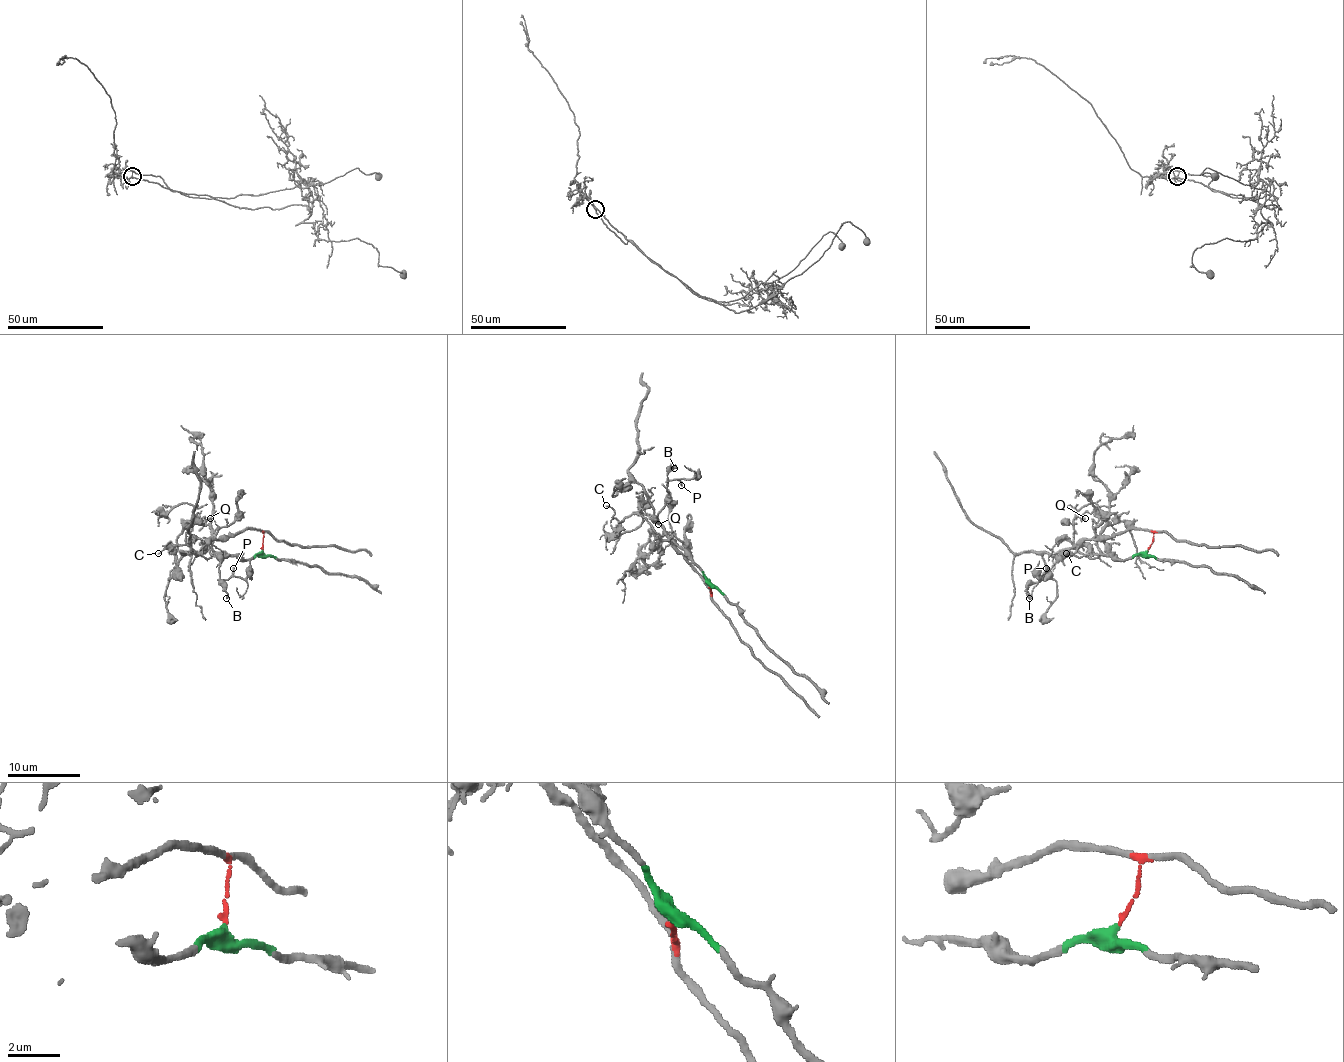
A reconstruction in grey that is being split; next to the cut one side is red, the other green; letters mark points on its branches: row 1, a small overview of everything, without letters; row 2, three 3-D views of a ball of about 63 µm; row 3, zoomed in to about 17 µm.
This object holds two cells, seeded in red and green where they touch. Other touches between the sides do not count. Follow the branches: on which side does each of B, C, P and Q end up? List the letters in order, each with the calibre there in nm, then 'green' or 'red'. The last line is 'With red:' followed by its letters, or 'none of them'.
B: calibre 190 nm; red
C: calibre 110 nm; green
P: calibre 170 nm; red
Q: calibre 130 nm; green
With red: B, P

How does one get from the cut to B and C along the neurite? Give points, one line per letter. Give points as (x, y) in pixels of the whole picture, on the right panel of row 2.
B: (1147, 549), (1153, 535), (1144, 529), (1113, 533), (1083, 542), (1034, 582), (1027, 591), (1028, 599)
C: (1147, 549), (1127, 558), (1113, 558), (1102, 553), (1089, 558), (1076, 547), (1081, 546), (1081, 542), (1067, 553)

